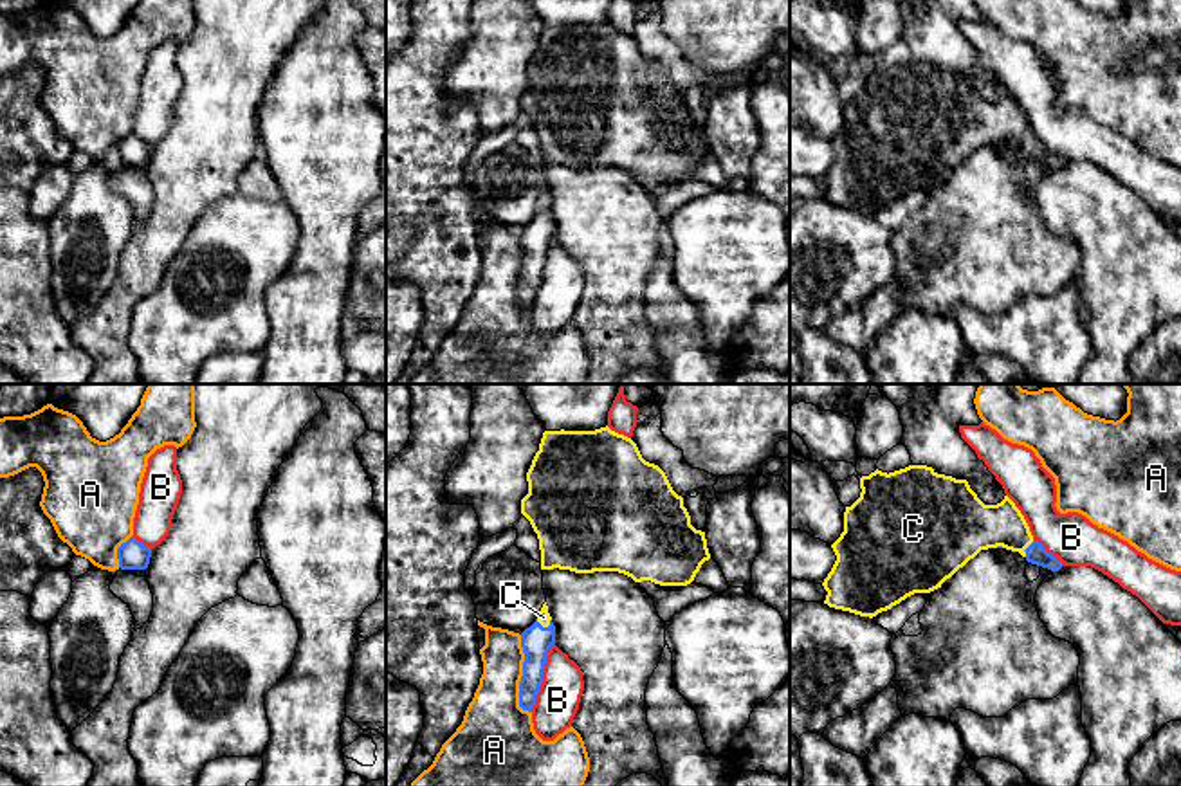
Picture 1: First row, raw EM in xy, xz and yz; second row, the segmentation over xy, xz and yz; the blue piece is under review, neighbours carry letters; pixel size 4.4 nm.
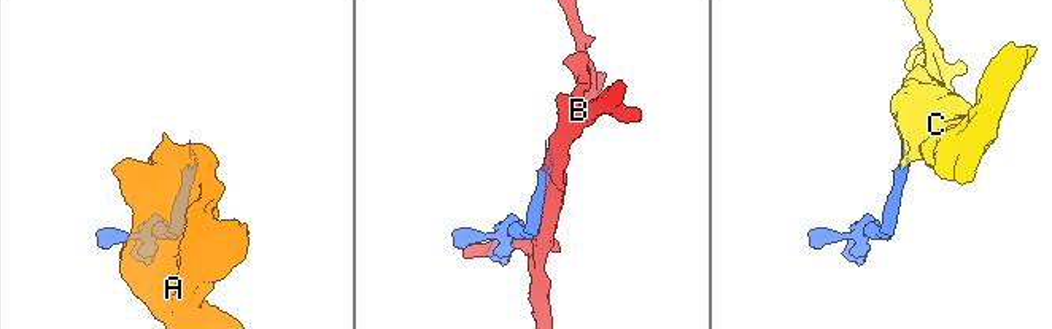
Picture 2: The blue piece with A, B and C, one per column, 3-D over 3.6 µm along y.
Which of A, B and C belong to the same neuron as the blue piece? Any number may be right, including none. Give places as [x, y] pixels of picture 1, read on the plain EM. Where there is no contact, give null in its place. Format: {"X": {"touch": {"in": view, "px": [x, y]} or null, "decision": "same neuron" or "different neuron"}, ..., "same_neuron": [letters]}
{"A": {"touch": {"in": "xz", "px": [521, 273]}, "decision": "different neuron"}, "B": {"touch": {"in": "xz", "px": [541, 273]}, "decision": "different neuron"}, "C": {"touch": {"in": "xz", "px": [541, 222]}, "decision": "same neuron"}, "same_neuron": ["C"]}

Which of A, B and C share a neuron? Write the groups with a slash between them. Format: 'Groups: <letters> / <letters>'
Groups: A / B / C

